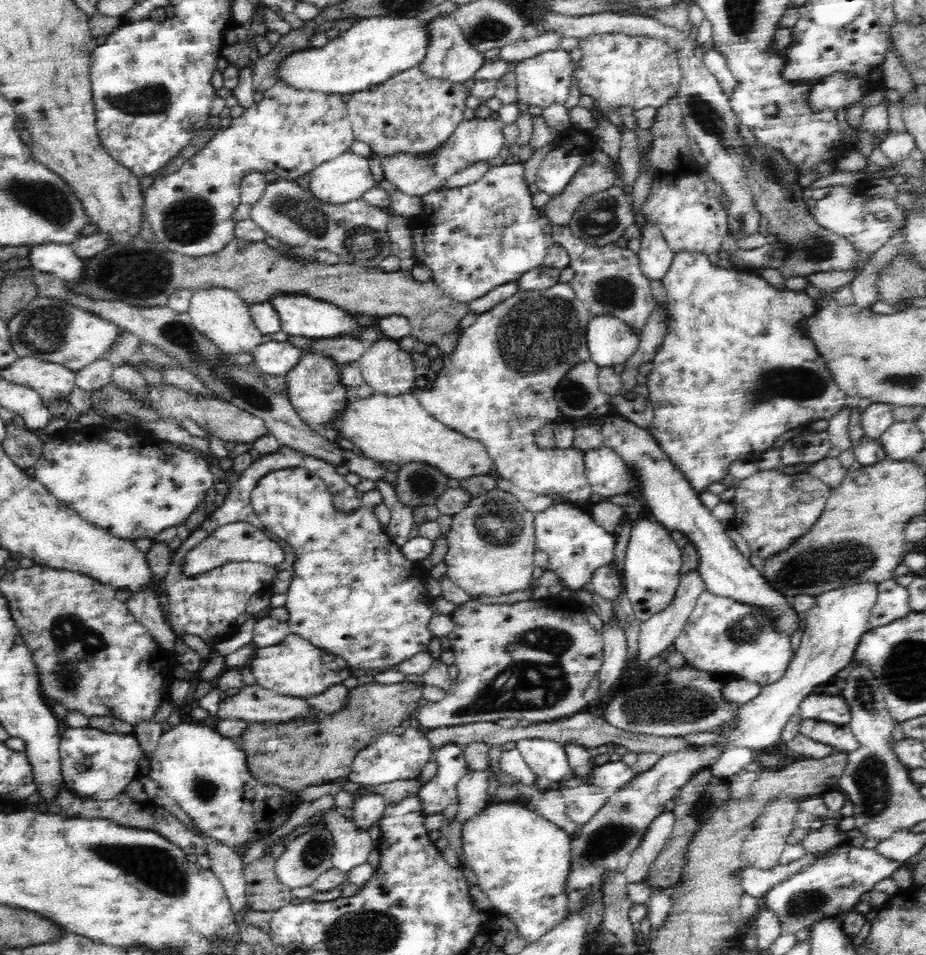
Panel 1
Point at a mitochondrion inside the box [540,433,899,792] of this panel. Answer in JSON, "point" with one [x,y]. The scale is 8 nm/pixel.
{"point":[836,562]}

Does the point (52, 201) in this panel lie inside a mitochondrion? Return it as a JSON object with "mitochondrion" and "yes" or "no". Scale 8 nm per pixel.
{"mitochondrion":"yes"}

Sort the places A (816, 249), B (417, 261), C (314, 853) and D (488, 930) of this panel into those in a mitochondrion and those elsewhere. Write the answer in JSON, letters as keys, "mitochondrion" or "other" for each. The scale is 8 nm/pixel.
{"A":"mitochondrion","B":"other","C":"mitochondrion","D":"other"}

